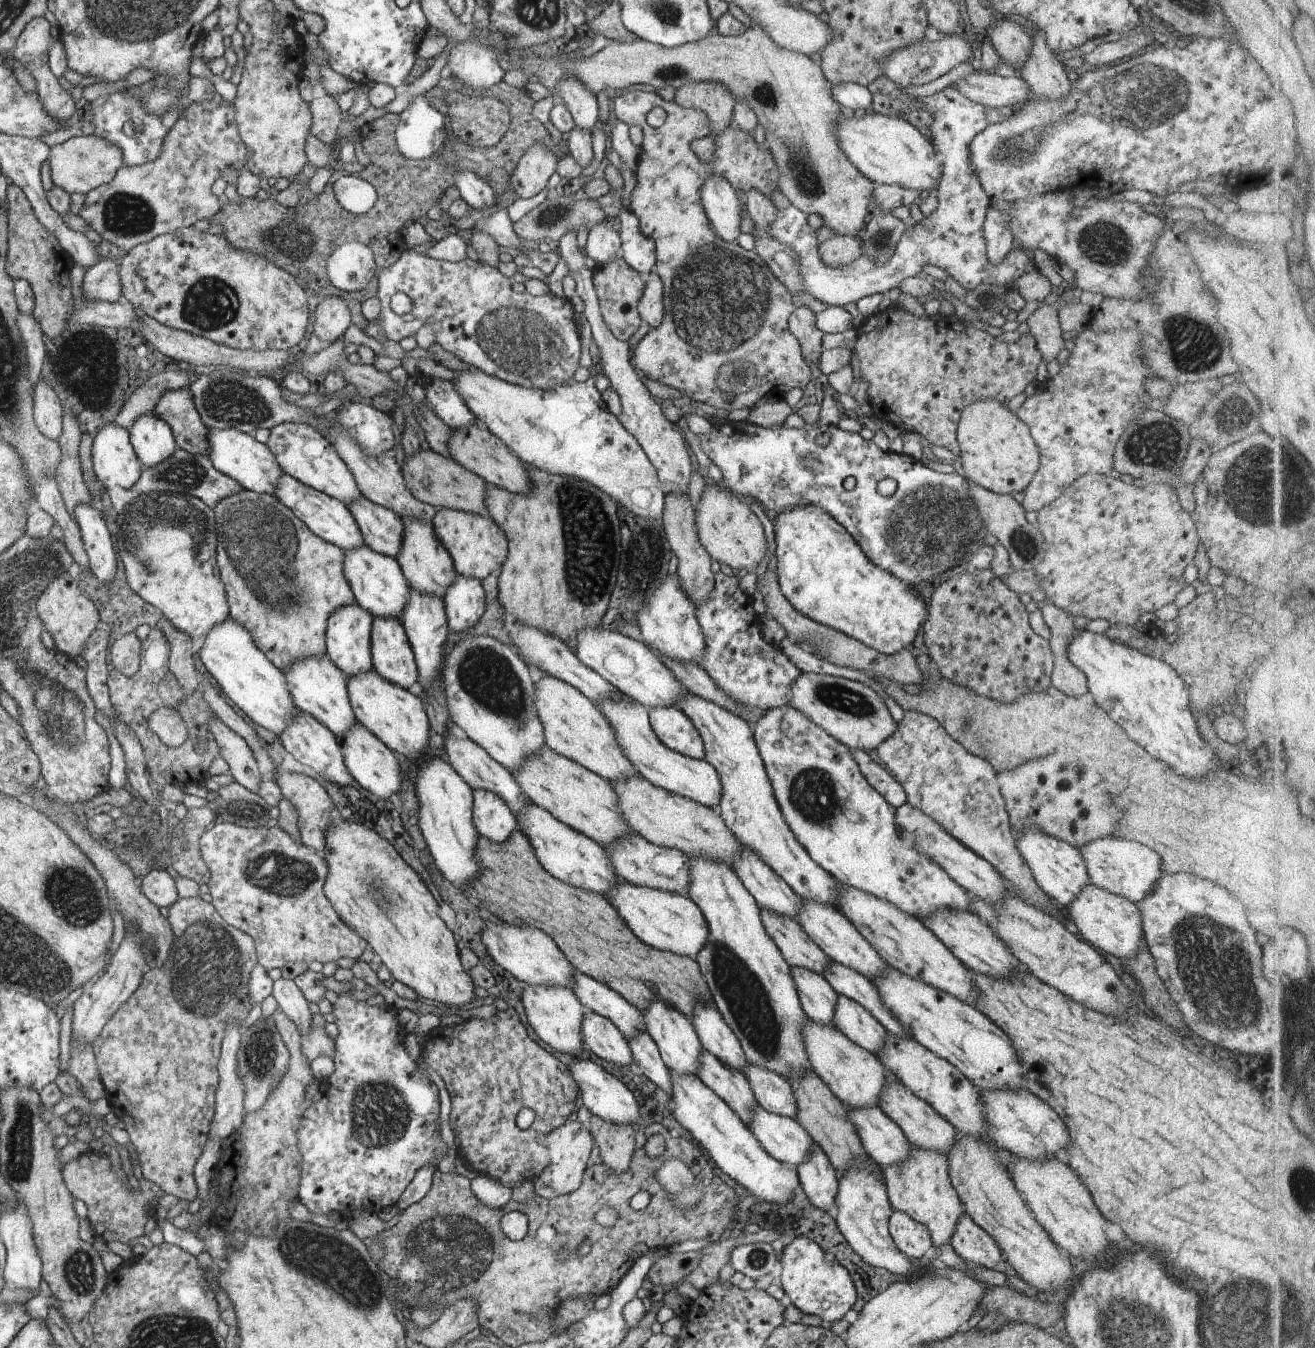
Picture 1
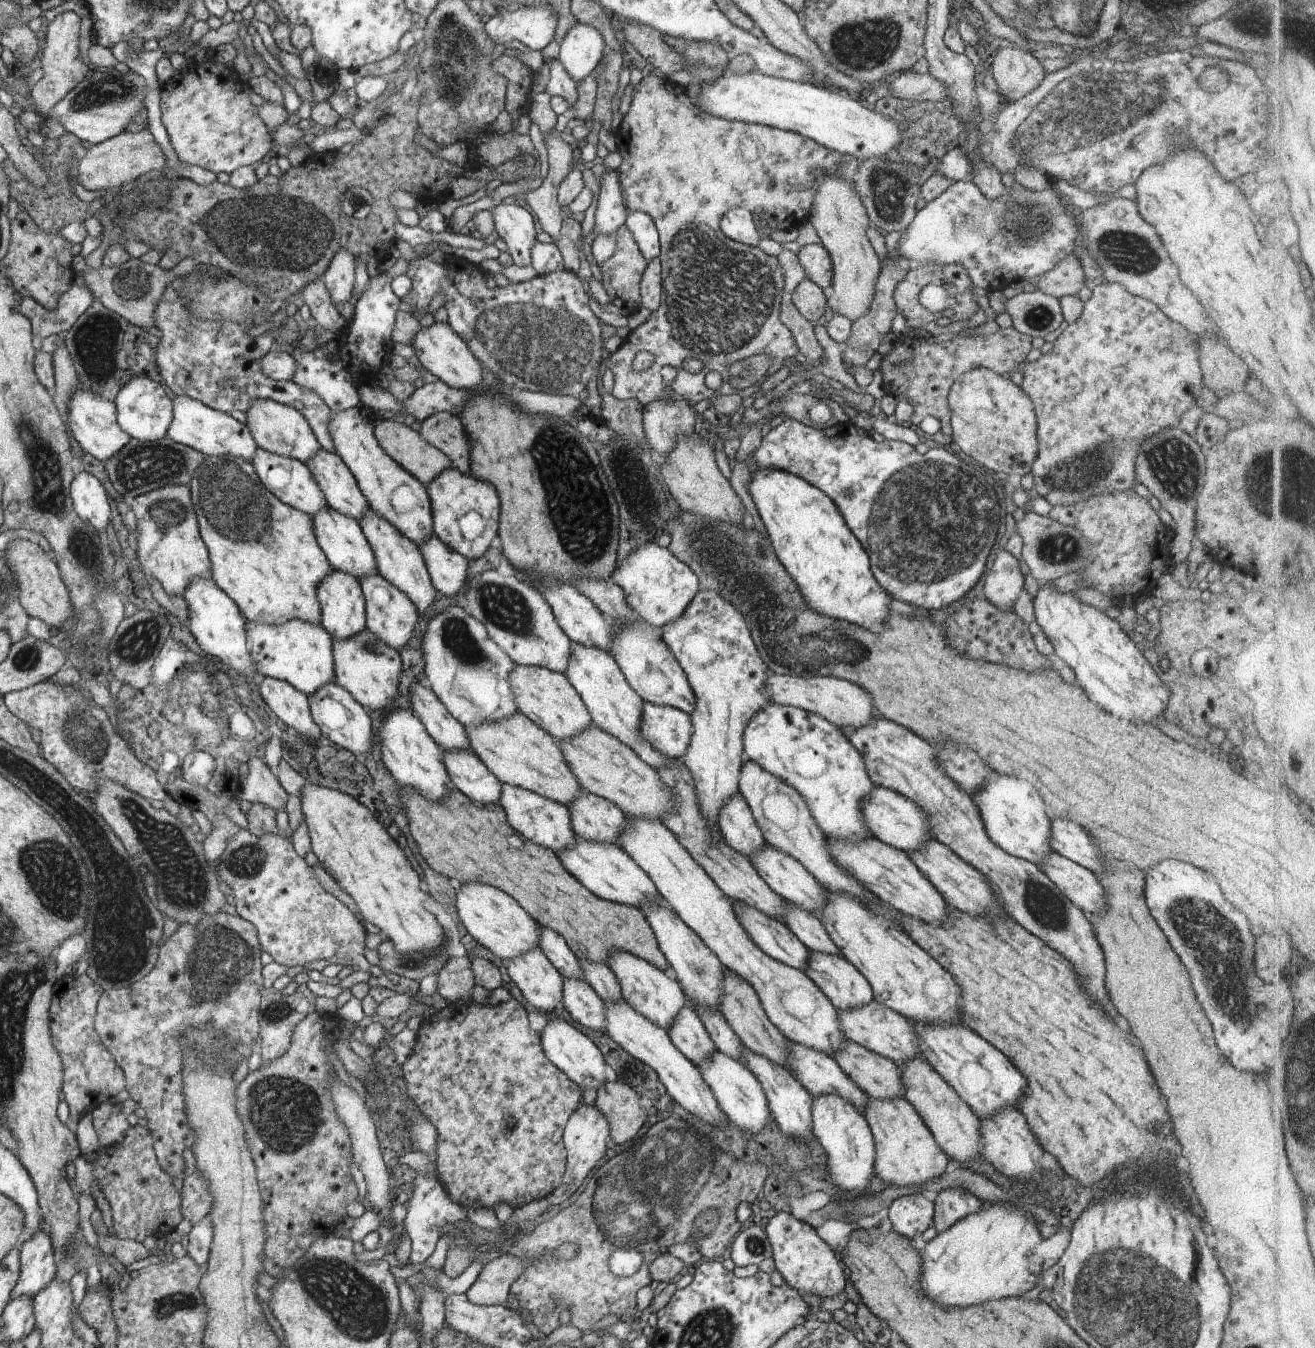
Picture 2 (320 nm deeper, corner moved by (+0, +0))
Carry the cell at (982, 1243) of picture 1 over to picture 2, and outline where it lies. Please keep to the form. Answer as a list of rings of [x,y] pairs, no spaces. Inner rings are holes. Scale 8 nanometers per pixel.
[[[958,1187],[942,1190],[934,1203],[933,1224],[939,1233],[963,1216],[978,1212],[983,1201],[967,1189]]]

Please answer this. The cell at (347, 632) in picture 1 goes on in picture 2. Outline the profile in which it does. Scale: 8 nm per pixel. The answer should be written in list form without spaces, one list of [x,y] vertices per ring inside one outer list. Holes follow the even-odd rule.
[[[333,569],[321,580],[317,588],[317,599],[321,606],[319,622],[334,639],[347,639],[357,635],[368,626],[365,613],[365,593],[360,580],[350,573]]]

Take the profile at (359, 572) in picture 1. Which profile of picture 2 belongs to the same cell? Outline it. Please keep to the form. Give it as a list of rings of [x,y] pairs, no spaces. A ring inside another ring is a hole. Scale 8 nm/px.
[[[330,506],[321,508],[321,511],[312,516],[312,519],[316,529],[317,543],[329,557],[333,569],[350,573],[358,580],[370,573],[377,572],[377,559],[374,556],[372,545],[361,528],[360,521],[338,512]]]

